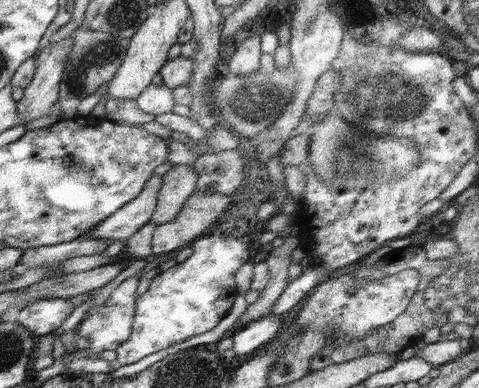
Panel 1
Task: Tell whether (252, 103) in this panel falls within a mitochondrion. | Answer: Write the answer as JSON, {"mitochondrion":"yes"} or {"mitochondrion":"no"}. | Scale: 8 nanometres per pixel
{"mitochondrion":"yes"}

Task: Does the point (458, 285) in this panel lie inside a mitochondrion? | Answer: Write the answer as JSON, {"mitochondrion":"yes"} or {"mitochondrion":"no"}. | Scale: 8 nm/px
{"mitochondrion":"yes"}

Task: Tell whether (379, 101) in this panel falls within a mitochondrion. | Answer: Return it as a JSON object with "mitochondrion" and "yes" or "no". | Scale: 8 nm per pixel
{"mitochondrion":"yes"}

